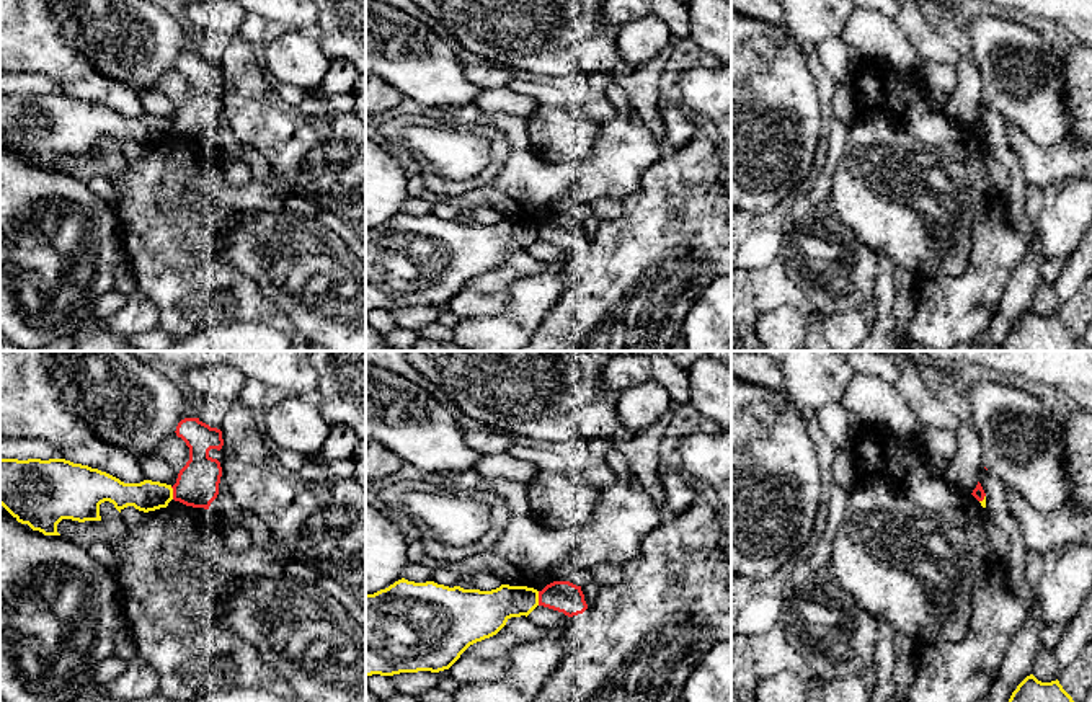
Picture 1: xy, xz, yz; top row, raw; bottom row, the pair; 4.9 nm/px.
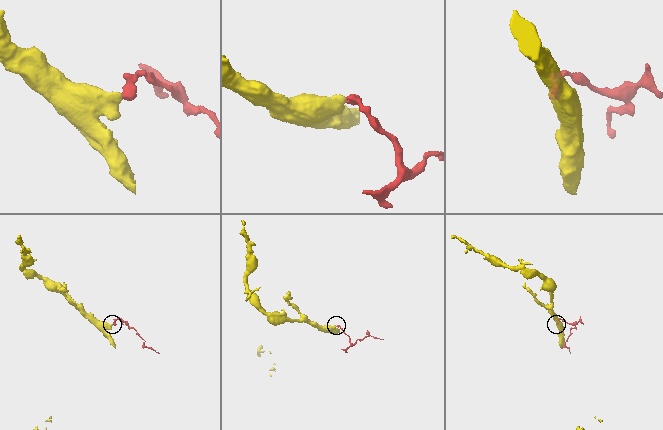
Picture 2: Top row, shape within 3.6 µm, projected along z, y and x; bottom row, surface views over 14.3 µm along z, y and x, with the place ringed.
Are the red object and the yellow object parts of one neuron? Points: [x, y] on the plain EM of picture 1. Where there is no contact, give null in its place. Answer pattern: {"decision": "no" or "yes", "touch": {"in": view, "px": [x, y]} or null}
{"decision": "no", "touch": {"in": "xz", "px": [539, 232]}}

